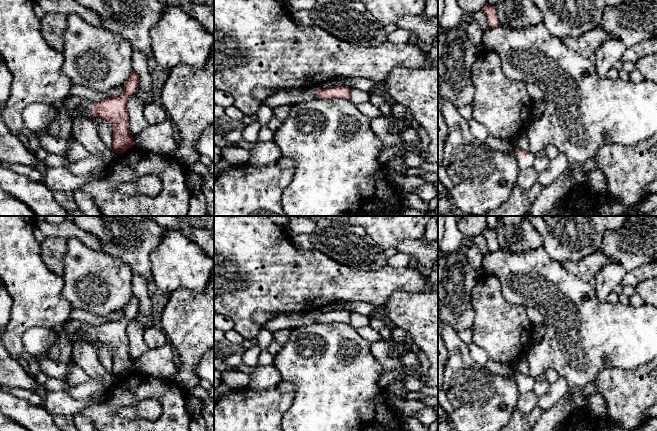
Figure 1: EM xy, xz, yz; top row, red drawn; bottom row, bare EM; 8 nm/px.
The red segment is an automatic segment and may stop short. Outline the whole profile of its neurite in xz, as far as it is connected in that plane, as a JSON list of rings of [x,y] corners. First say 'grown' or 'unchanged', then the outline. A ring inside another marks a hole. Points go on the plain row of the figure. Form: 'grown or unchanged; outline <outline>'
grown; outline [[[312,310],[310,312],[290,312],[288,314],[281,314],[264,325],[264,328],[270,332],[276,332],[281,329],[295,329],[310,325],[314,322],[320,323],[346,323],[351,322],[351,312],[348,310],[334,310],[327,313],[322,313],[319,310]]]

